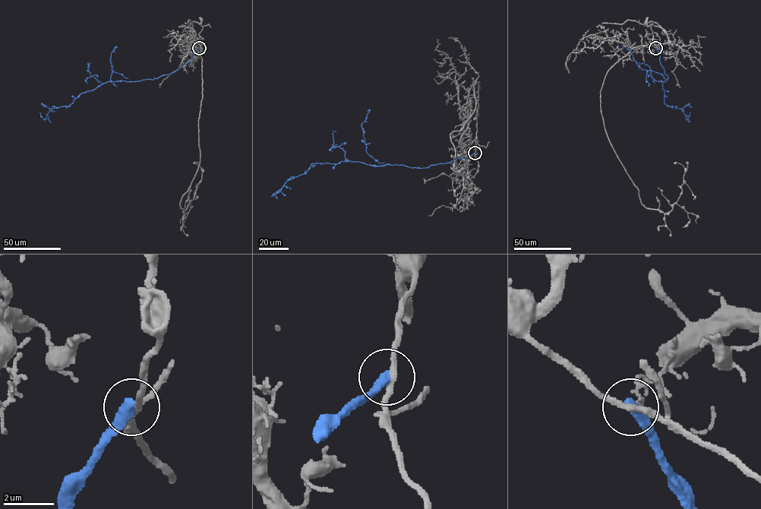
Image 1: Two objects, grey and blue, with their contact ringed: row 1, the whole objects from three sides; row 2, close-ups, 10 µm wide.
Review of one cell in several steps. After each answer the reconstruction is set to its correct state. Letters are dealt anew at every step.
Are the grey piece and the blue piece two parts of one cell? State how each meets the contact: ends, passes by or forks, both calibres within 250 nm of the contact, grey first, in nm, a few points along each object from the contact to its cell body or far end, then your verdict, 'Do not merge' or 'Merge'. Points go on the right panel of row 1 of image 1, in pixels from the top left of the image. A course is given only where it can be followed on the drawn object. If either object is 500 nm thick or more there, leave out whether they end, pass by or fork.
At the ring grey passes by. At the ring blue ends. Thickness 220 nm (grey) against 400 nm. Course of grey: (655, 48), (633, 47), (608, 70), (601, 109), (611, 145), (645, 207), (672, 209), (685, 172), (673, 162). Course of blue: (655, 48), (661, 64), (667, 76), (662, 86), (664, 103), (680, 108), (686, 119), (690, 112). Do not merge

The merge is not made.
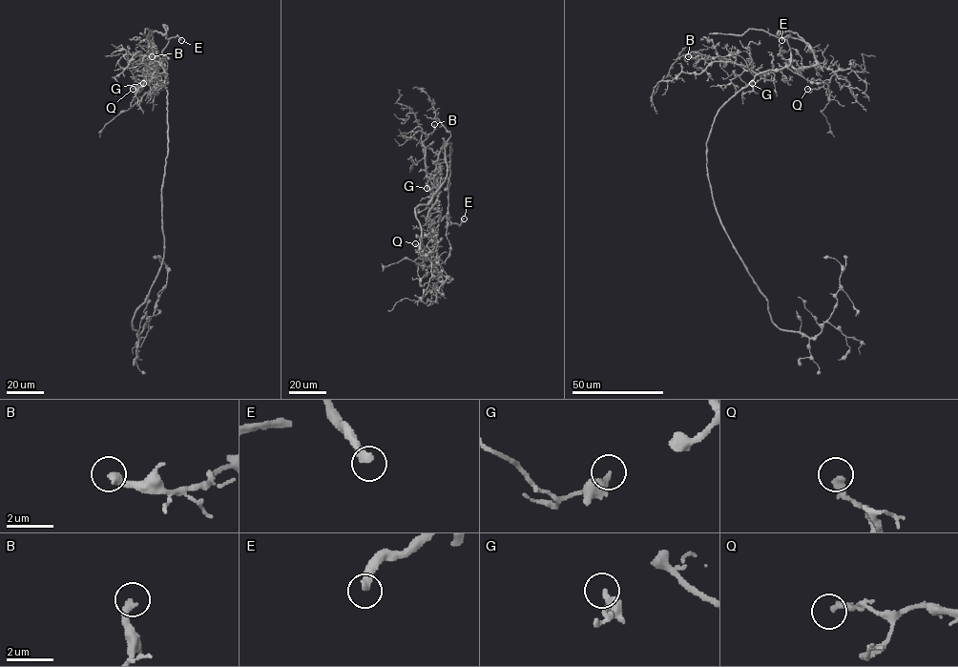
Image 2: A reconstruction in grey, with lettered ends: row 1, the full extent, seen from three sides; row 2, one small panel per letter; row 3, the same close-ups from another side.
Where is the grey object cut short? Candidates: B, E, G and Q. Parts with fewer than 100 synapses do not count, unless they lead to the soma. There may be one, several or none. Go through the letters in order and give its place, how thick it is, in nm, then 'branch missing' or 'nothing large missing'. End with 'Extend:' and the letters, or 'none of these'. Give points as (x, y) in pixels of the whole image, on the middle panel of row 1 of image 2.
B: (434, 124) | 320 nm | nothing large missing
E: (464, 218) | 360 nm | branch missing
G: (426, 188) | 320 nm | nothing large missing
Q: (415, 243) | 280 nm | nothing large missing
Extend: E

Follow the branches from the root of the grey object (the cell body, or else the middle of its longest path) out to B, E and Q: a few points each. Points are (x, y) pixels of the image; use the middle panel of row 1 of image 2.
B: (449, 161), (451, 223), (447, 215), (436, 228), (437, 252), (427, 215), (438, 190), (423, 143), (434, 124)
E: (449, 161), (445, 227), (452, 223), (459, 225), (464, 218)
Q: (449, 161), (445, 227), (451, 223), (447, 215), (436, 228), (435, 271), (415, 243)

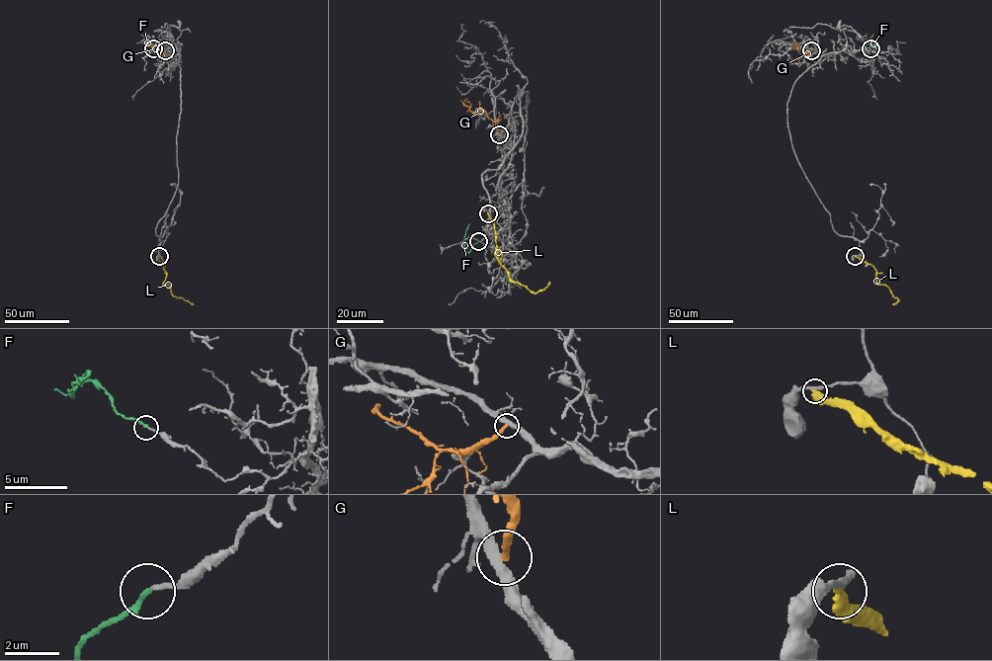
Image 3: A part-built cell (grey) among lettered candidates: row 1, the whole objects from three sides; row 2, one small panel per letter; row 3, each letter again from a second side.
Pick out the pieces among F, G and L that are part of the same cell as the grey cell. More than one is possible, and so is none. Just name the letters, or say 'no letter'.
F

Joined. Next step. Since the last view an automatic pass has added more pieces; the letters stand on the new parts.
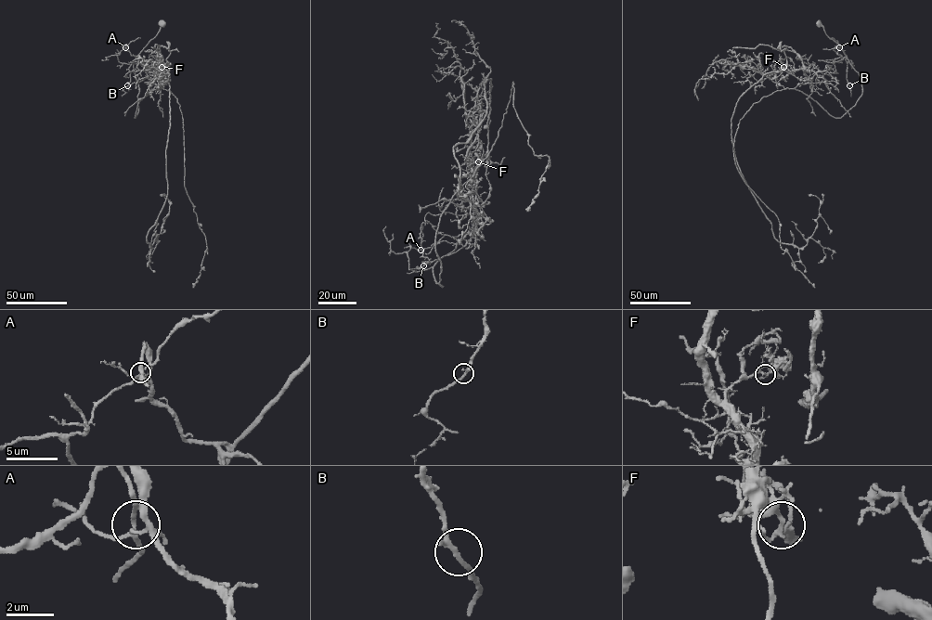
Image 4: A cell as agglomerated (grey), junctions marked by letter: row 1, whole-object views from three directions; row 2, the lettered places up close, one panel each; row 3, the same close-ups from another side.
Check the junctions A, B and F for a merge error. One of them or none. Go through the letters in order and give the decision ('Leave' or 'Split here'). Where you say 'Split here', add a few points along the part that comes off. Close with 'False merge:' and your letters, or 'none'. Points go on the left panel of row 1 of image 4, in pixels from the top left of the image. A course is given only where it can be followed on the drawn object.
A: Leave
B: Leave
F: Split here. Course of the part to remove: (161, 66), (165, 77), (160, 83), (180, 105), (184, 187), (207, 248), (200, 275), (192, 286)
False merge: F

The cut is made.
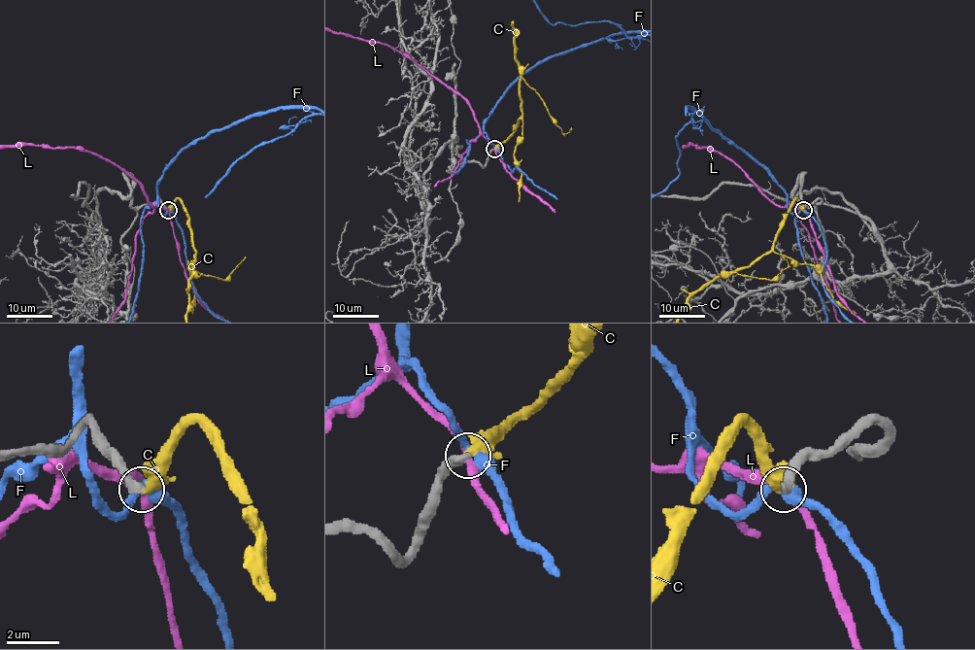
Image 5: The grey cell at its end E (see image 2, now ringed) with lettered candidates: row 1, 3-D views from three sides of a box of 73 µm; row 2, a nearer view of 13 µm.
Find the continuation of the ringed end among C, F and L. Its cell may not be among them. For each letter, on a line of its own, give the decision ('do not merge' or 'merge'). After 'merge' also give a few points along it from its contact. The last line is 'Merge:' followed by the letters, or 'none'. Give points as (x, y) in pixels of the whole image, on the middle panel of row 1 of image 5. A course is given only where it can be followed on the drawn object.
C: merge
F: do not merge
L: do not merge
Merge: C

